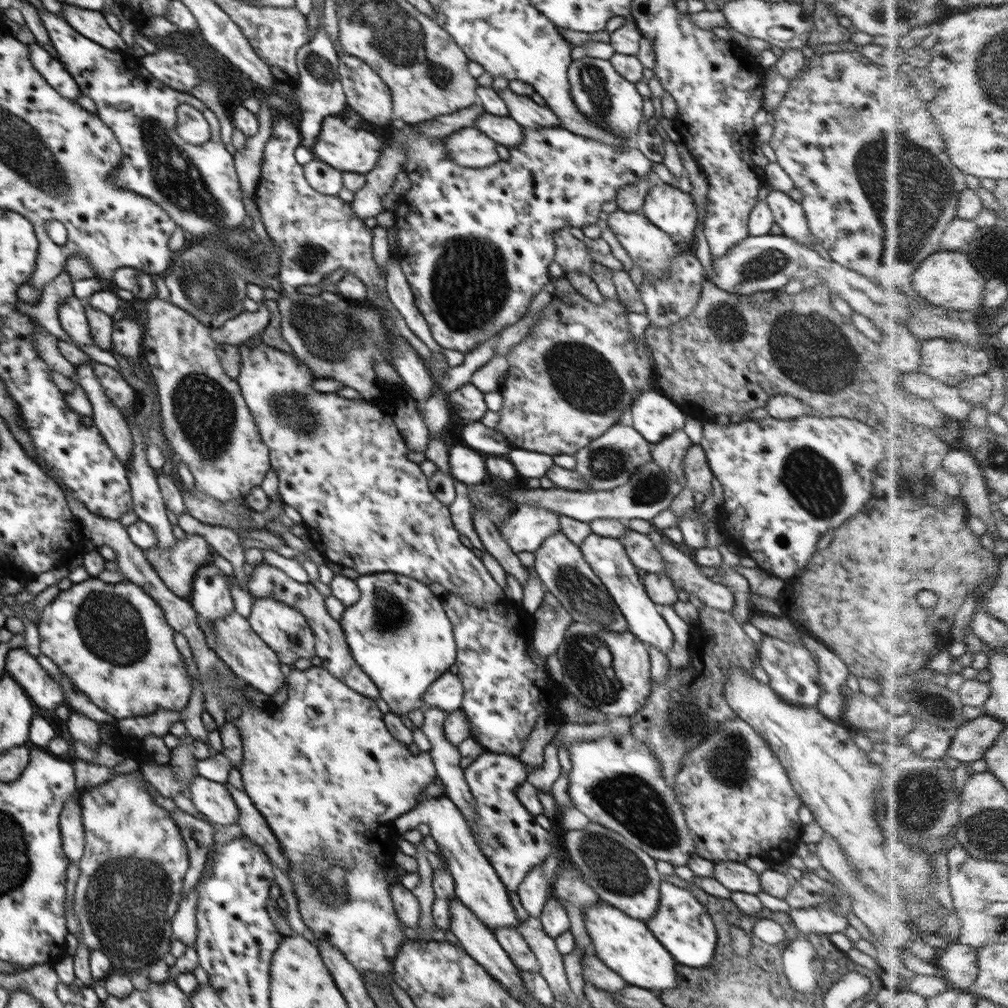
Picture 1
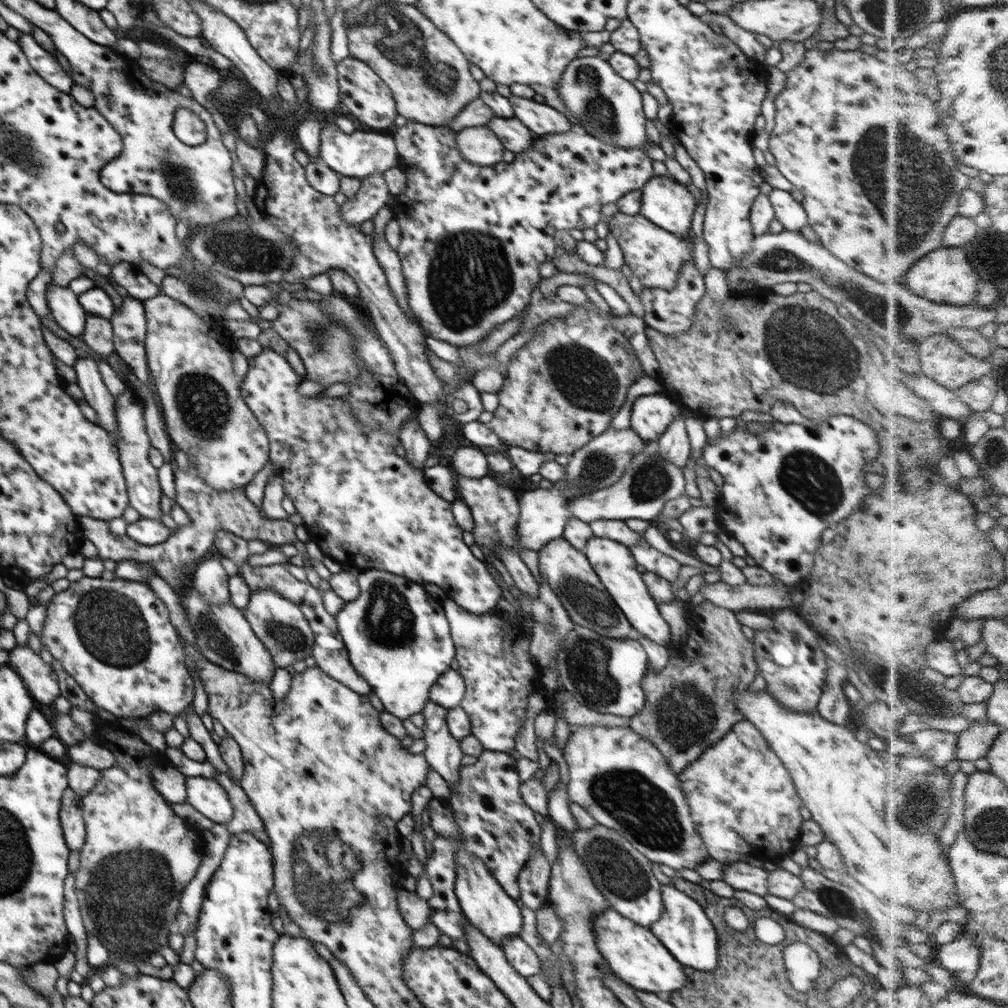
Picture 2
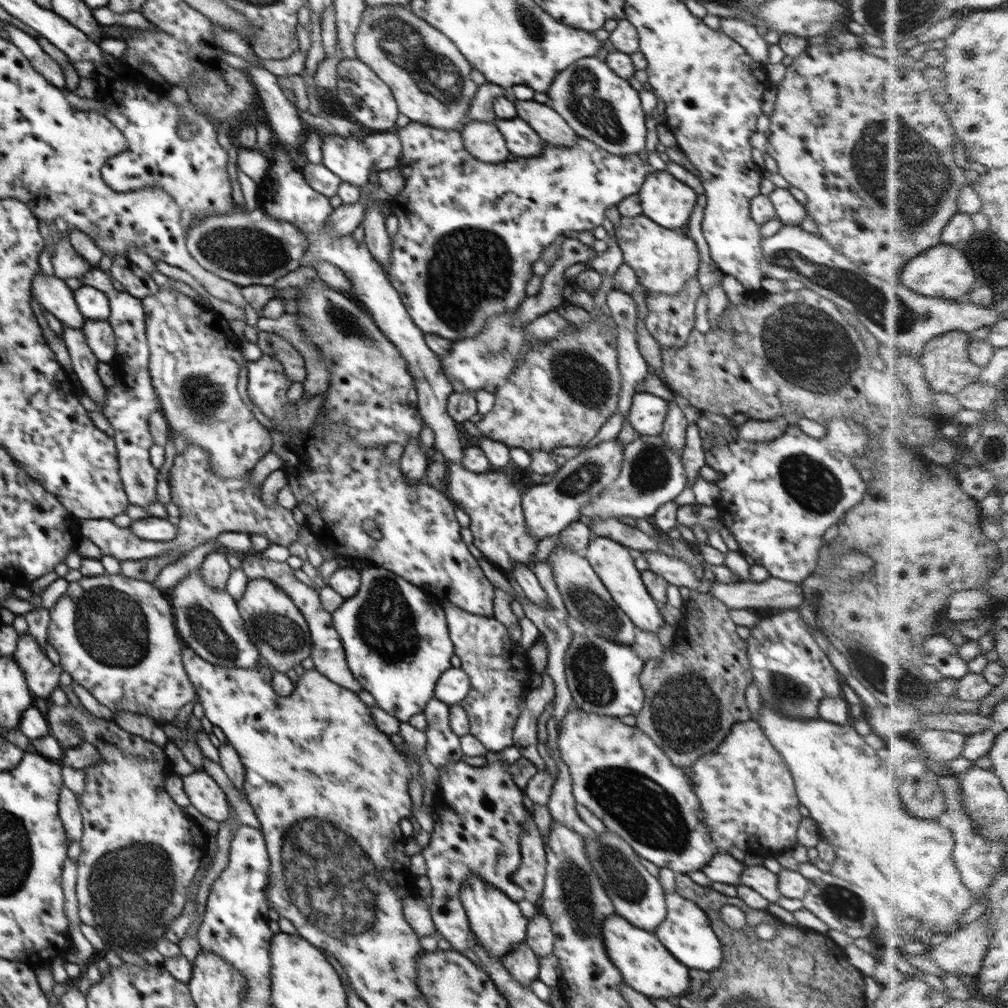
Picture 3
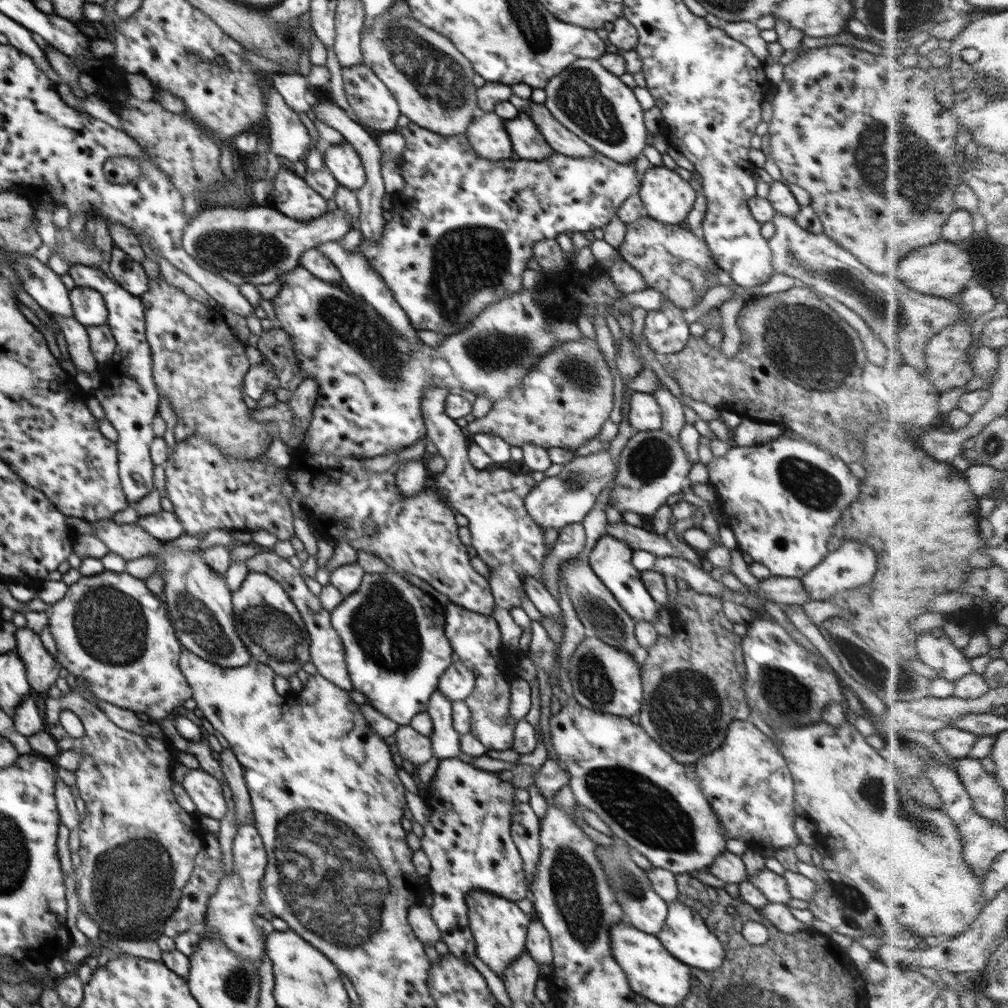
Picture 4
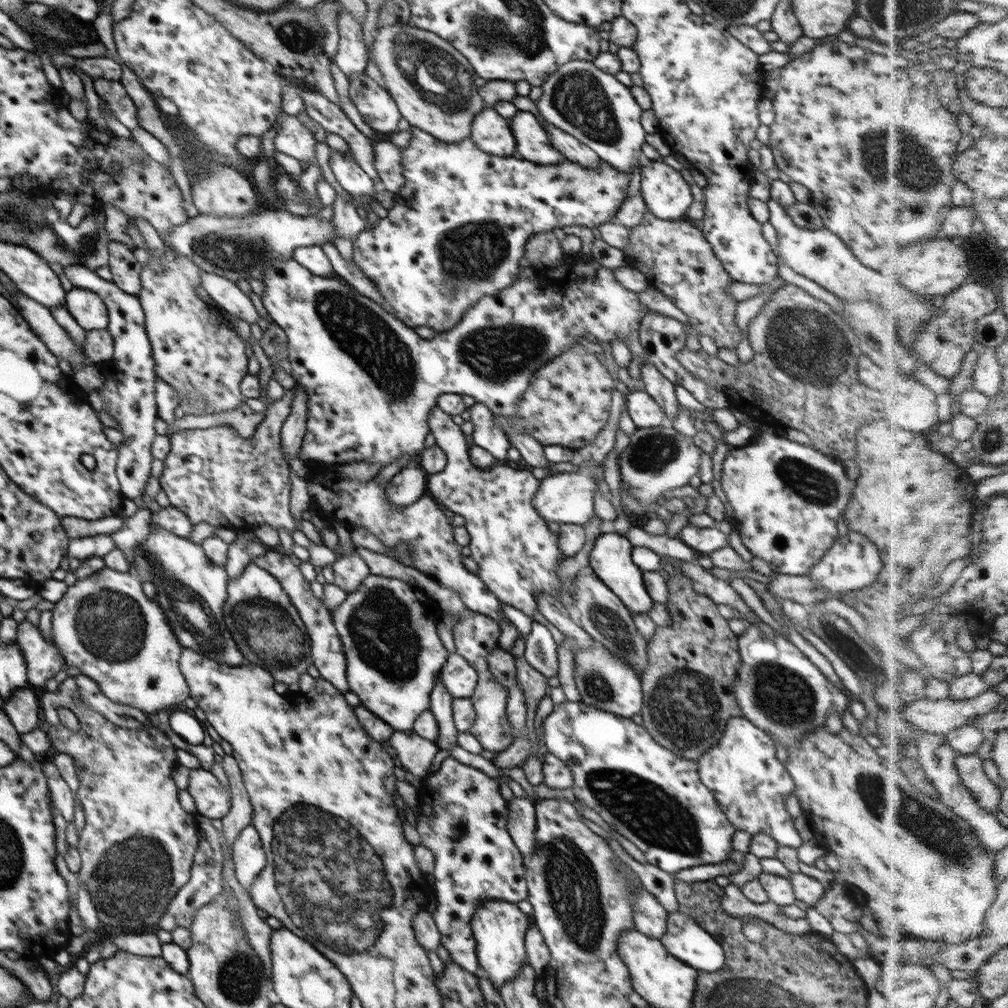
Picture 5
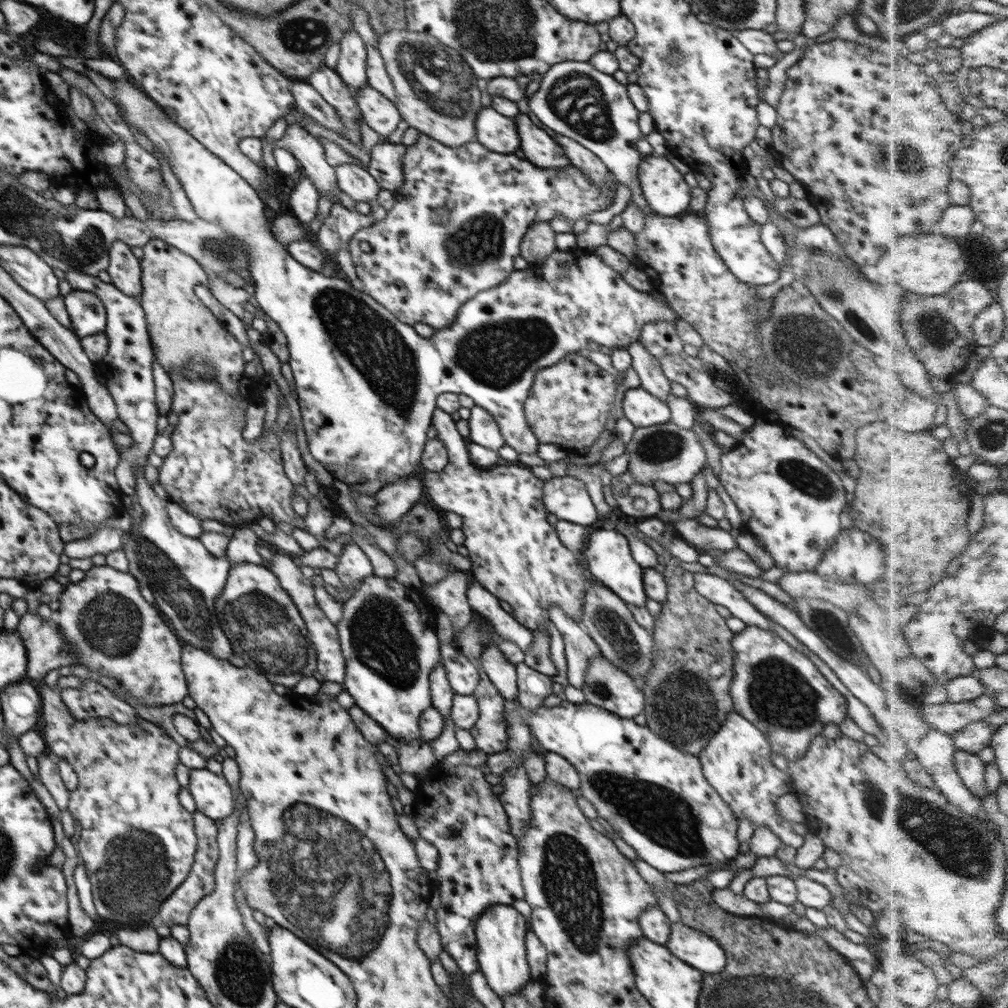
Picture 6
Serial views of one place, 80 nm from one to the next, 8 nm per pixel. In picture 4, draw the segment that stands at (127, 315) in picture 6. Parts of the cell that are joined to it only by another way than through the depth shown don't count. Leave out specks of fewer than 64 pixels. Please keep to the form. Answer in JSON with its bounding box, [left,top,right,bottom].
[69,264,160,504]

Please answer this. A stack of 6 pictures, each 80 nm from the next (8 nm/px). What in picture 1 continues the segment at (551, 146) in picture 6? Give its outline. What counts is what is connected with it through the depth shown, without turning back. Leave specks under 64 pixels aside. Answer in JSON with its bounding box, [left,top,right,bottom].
[475,112,523,147]

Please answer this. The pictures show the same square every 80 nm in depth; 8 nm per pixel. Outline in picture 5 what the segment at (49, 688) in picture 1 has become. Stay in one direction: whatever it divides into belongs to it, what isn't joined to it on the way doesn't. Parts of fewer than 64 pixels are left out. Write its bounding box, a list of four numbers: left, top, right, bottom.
[15,619,65,686]

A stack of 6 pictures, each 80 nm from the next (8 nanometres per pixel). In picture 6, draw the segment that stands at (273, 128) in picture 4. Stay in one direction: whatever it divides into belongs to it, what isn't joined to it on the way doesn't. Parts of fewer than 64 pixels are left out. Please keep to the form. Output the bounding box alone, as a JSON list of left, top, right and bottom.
[276,124,341,203]

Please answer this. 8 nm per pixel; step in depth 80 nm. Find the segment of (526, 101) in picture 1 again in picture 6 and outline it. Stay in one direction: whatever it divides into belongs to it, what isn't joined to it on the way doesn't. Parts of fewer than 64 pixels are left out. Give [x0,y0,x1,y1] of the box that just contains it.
[553,134,610,187]

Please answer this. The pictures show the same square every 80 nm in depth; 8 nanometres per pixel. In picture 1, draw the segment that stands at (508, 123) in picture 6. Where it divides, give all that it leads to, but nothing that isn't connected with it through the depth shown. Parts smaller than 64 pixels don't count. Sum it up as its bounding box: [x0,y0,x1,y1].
[445,127,500,168]

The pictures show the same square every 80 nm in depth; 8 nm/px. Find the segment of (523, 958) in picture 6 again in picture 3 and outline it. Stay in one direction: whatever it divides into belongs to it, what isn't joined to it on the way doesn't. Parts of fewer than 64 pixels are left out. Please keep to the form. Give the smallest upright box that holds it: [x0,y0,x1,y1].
[459,875,529,960]

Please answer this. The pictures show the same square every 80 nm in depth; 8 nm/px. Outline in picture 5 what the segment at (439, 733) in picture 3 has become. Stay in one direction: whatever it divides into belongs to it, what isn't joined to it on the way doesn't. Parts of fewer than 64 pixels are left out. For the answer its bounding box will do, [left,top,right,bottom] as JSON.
[430,678,458,750]

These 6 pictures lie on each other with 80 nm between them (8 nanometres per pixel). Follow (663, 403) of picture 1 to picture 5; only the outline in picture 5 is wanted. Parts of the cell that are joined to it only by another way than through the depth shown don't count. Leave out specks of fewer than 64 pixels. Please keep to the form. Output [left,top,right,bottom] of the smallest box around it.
[625,389,666,429]

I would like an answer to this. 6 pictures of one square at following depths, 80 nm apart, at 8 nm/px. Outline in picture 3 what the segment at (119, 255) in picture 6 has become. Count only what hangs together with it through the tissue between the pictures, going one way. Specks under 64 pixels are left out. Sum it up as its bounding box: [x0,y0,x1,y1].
[109,257,159,299]

